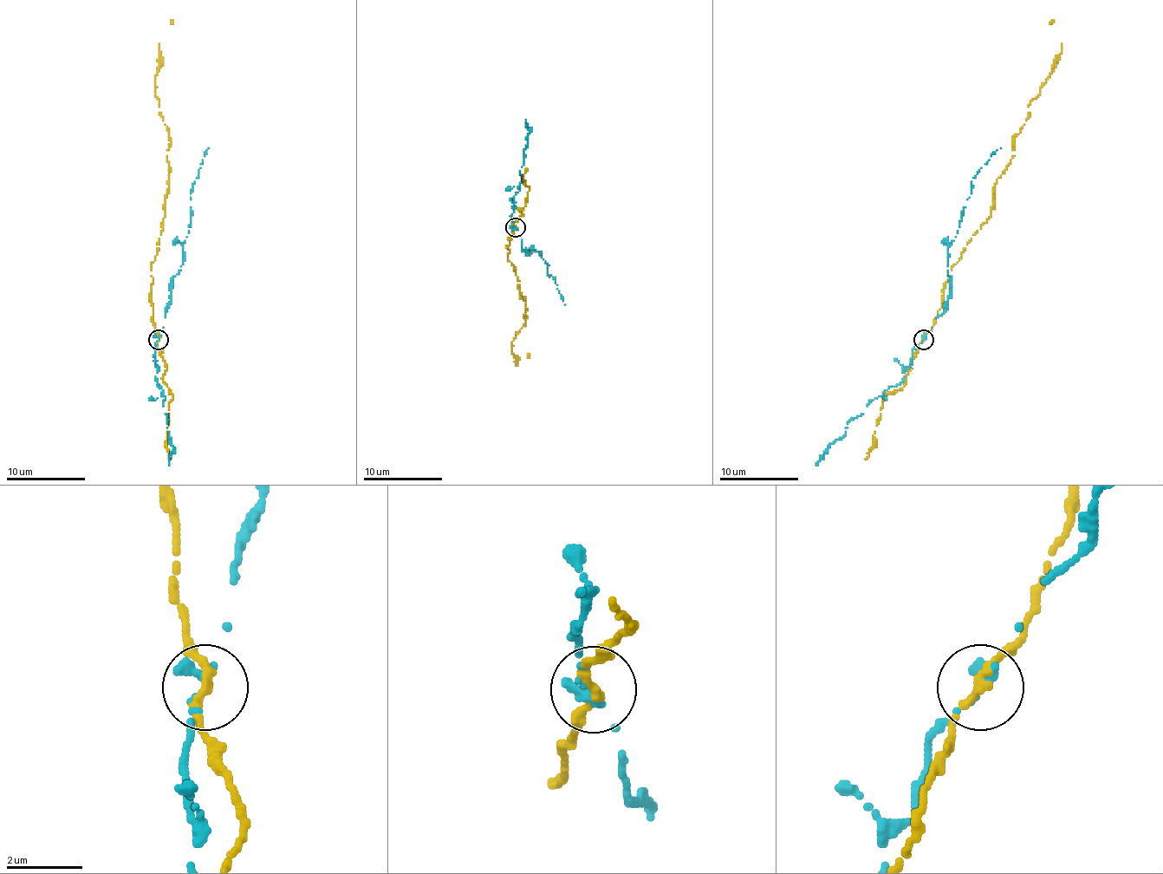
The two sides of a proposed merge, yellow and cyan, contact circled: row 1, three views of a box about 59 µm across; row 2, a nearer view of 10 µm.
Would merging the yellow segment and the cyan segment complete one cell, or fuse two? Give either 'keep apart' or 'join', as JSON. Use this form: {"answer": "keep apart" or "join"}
{"answer": "keep apart"}

